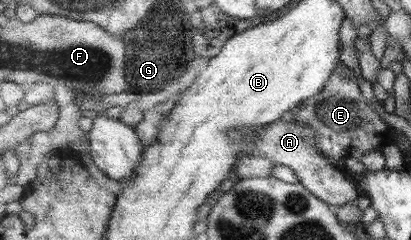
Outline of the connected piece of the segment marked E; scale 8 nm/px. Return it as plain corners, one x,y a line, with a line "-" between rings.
344,64
334,70
324,90
303,101
292,112
294,121
302,121
314,127
318,133
318,147
338,168
343,168
344,160
351,157
354,150
358,150
363,156
372,150
381,151
382,146
394,141
390,138
391,127
388,122
362,96
356,74

